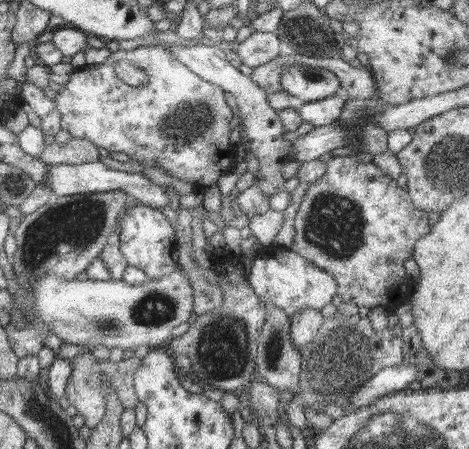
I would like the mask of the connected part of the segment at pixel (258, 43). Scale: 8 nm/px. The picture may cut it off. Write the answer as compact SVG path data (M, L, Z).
M256 32L238 45L241 62L255 69L280 55L280 43L276 32Z

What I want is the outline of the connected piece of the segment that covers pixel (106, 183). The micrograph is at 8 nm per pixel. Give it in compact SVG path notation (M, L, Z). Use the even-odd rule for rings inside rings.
M100 161L76 165L49 164L47 165L45 184L53 190L55 196L100 191L124 191L141 204L151 206L152 208L163 210L164 206L169 205L168 193L166 193L164 186L154 184L143 173L108 169Z

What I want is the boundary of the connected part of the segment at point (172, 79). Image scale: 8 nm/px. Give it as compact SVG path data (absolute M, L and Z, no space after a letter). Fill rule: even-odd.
M150 46L118 49L111 53L106 62L74 70L70 81L52 99L62 115L61 129L70 132L73 138L89 140L94 146L110 153L124 152L132 156L134 161L142 163L142 166L163 168L174 178L194 185L195 197L199 197L206 187L216 184L222 174L232 172L231 164L236 161L236 150L230 144L230 121L236 115L232 114L224 95L225 91L217 84L198 76L168 49ZM120 59L140 67L149 80L138 88L126 84L116 75L114 68L114 63Z

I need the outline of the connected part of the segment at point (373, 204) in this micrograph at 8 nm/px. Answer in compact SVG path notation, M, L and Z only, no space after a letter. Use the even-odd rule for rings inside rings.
M346 155L332 157L326 163L326 172L309 187L302 197L297 211L295 231L290 251L300 256L324 272L331 274L338 285L337 295L343 302L356 304L357 307L366 307L370 310L376 306L398 306L410 298L412 282L404 270L404 260L413 258L414 244L418 238L430 232L428 214L413 203L407 190L396 186L396 179L388 178L380 172L374 163L364 163L358 157Z

